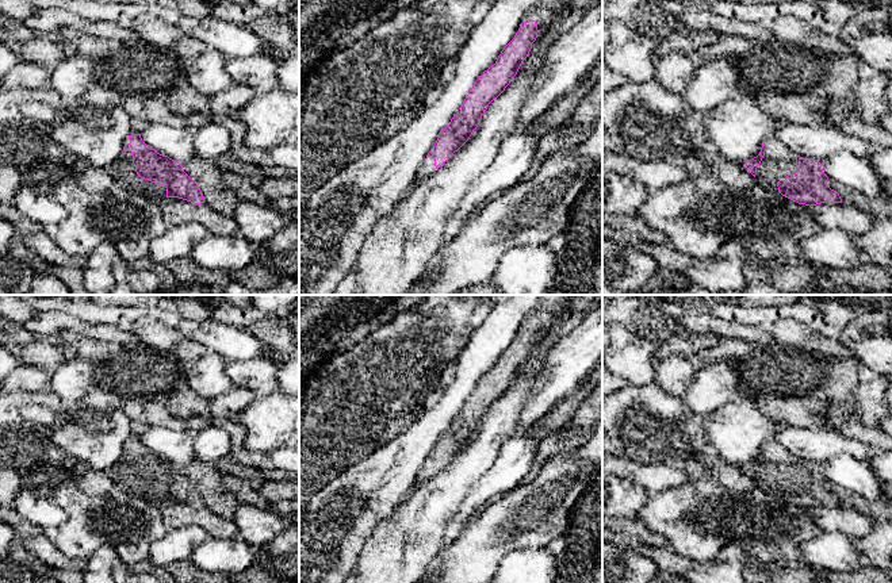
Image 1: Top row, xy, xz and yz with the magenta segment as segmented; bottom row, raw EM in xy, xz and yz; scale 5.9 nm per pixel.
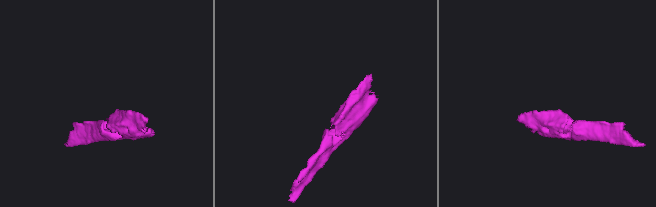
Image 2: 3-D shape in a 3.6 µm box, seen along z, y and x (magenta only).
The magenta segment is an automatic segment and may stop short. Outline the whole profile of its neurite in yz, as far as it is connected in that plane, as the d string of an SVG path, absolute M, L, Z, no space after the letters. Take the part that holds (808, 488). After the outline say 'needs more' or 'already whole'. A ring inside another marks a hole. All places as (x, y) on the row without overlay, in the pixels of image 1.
M767 441L757 460L746 465L755 487L805 509L842 506L827 488L828 480L815 461L801 461L776 441Z | needs more

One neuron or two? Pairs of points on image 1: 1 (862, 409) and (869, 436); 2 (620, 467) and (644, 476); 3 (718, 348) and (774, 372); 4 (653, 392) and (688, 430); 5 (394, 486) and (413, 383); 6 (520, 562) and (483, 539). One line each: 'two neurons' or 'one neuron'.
1: two neurons
2: one neuron
3: one neuron
4: one neuron
5: two neurons
6: two neurons

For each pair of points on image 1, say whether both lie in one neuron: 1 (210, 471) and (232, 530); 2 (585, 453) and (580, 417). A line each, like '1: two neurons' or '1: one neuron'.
1: two neurons
2: two neurons

